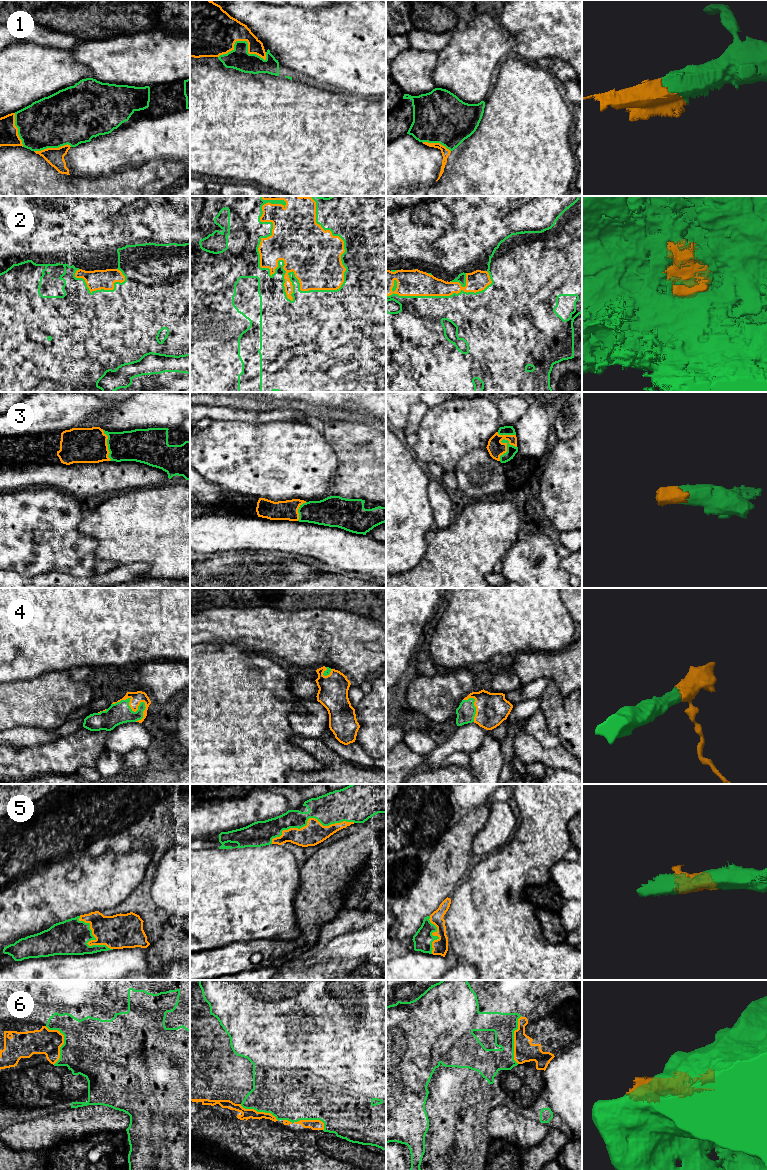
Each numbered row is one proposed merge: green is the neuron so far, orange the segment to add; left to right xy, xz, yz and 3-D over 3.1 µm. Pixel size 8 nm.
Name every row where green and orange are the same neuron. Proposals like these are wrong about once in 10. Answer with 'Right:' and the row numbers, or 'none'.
Right: 1, 2, 3, 4, 5

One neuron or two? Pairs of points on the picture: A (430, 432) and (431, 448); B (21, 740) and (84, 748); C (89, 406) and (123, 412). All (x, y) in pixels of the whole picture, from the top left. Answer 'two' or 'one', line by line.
A: one
B: two
C: two

